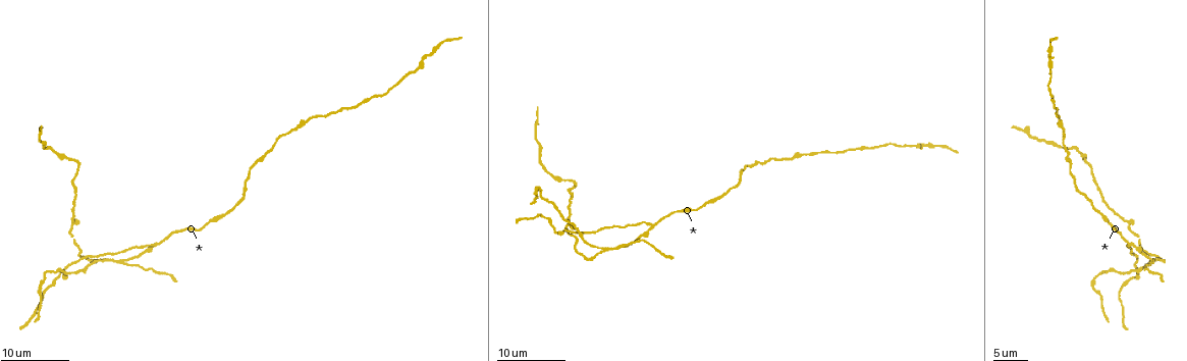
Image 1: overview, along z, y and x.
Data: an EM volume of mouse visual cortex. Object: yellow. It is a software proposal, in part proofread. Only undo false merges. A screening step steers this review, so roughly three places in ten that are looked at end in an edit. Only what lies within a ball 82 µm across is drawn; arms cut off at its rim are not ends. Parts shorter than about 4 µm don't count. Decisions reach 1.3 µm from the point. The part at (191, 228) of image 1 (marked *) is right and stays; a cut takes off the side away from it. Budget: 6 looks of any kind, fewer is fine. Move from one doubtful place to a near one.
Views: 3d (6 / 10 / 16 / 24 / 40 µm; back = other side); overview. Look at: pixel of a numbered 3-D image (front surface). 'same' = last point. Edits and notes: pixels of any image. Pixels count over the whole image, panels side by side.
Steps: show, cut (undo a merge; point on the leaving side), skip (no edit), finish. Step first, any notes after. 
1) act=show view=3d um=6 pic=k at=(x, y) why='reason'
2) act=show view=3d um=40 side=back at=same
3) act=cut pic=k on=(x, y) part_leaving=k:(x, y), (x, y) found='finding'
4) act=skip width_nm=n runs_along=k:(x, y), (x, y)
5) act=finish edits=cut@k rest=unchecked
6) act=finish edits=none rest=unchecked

act=show view=3d um=24 pic=1 at=(653, 224) why='three arms meet'

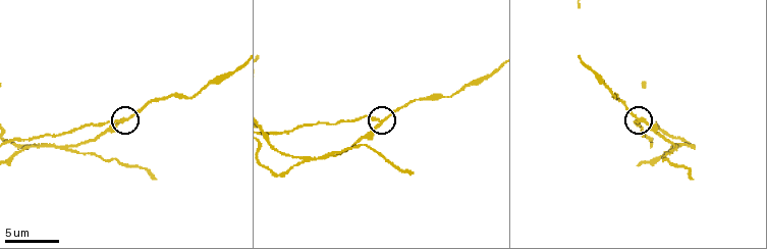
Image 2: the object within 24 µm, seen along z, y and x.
act=show view=3d um=6 pic=2 at=(380, 124)

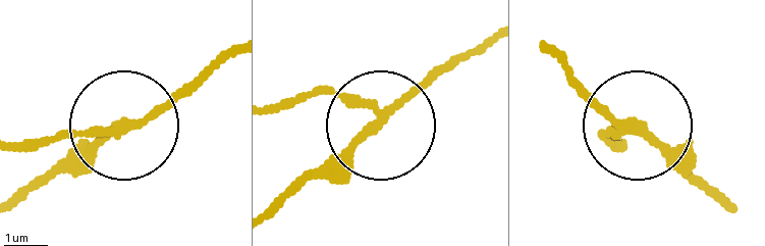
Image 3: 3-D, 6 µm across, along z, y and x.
act=cut pic=3 on=(42, 139) arms=3 part_leaving=3:(101, 126), (17, 147) found='a second neuron is stuck on'

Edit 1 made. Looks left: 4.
act=show view=overview

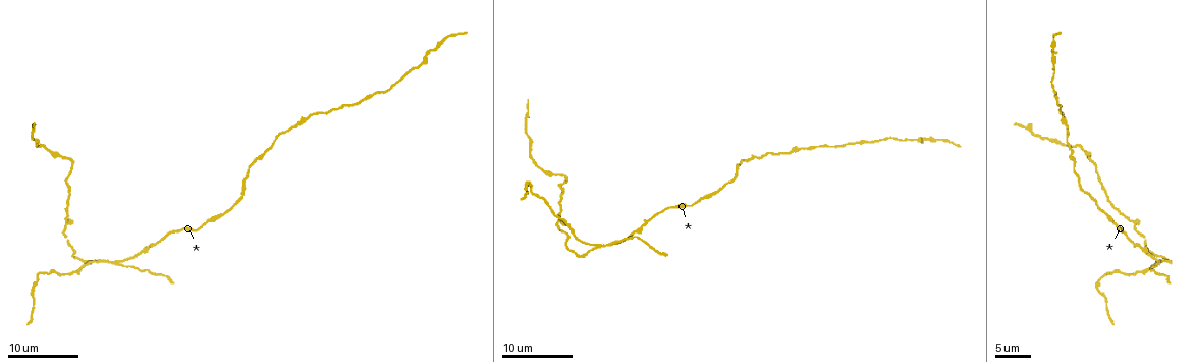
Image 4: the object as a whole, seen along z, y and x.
act=show view=3d um=10 pic=4 at=(558, 174) why='sudden change in width'

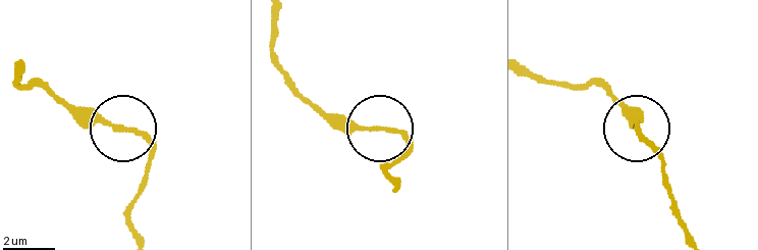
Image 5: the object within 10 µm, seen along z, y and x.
act=show view=3d um=6 pic=5 at=(375, 128)

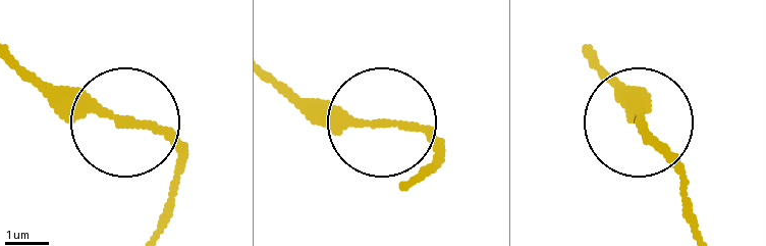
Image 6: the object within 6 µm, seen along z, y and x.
act=skip runs_along=6:(695, 224), (676, 168), (618, 85) found='all the same neuron'

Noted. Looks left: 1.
act=finish edits=cut@3 rest=unchecked

